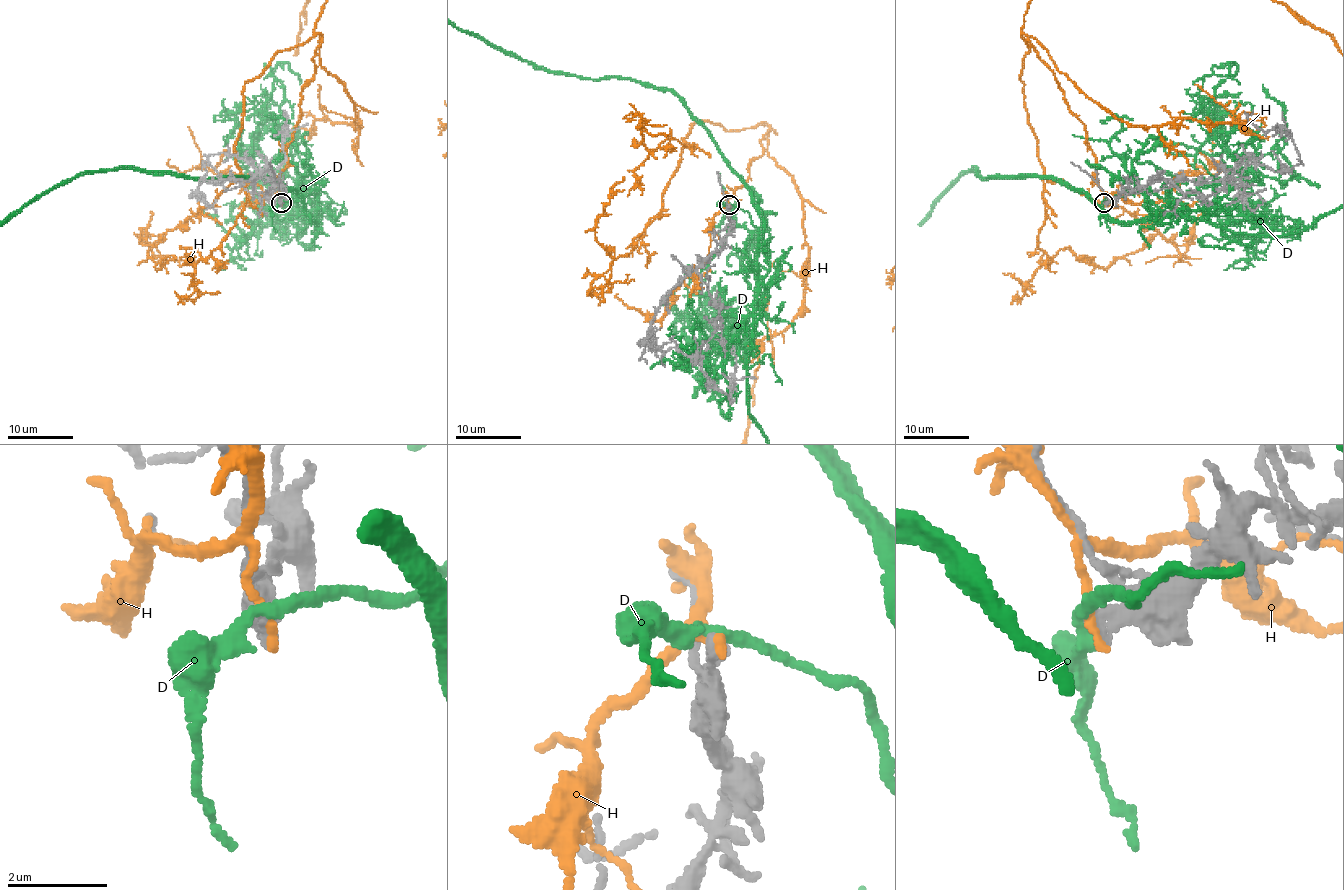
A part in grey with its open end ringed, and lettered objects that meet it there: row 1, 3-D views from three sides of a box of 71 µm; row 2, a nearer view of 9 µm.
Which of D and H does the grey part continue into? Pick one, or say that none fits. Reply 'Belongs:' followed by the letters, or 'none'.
Belongs: none

